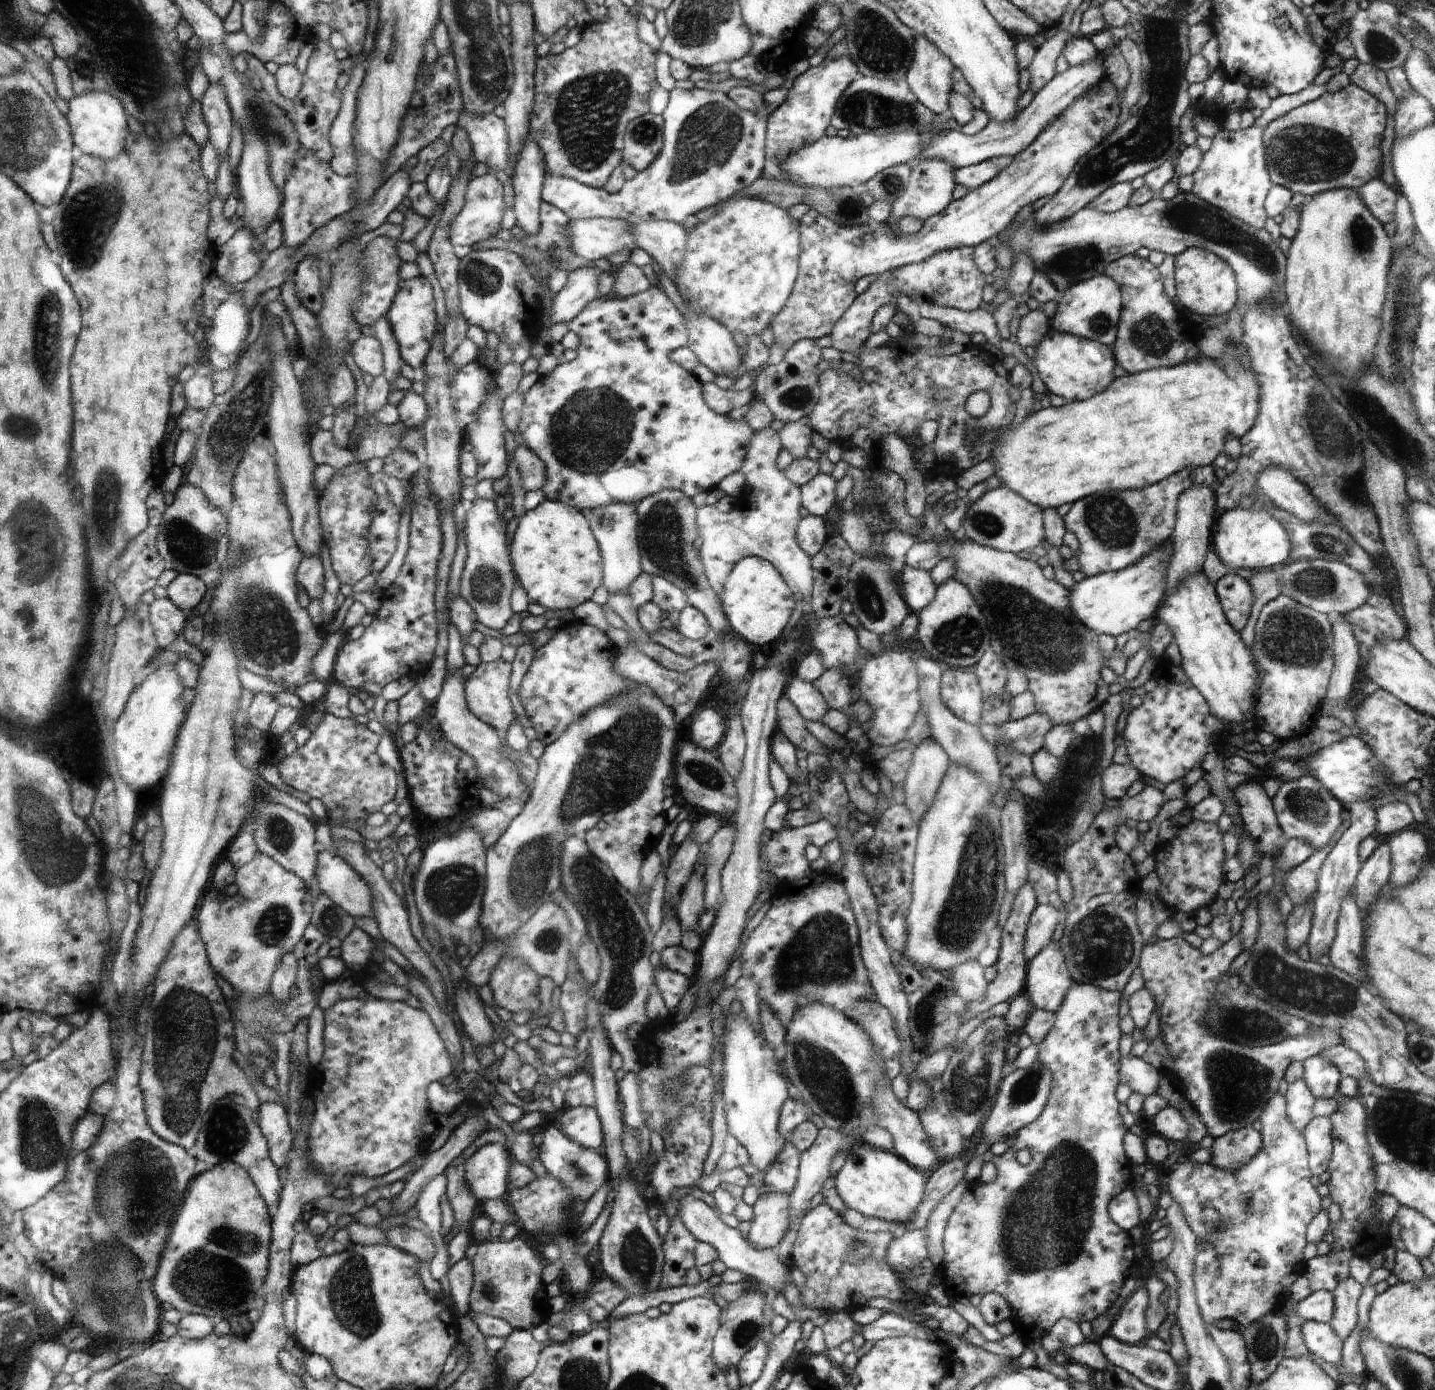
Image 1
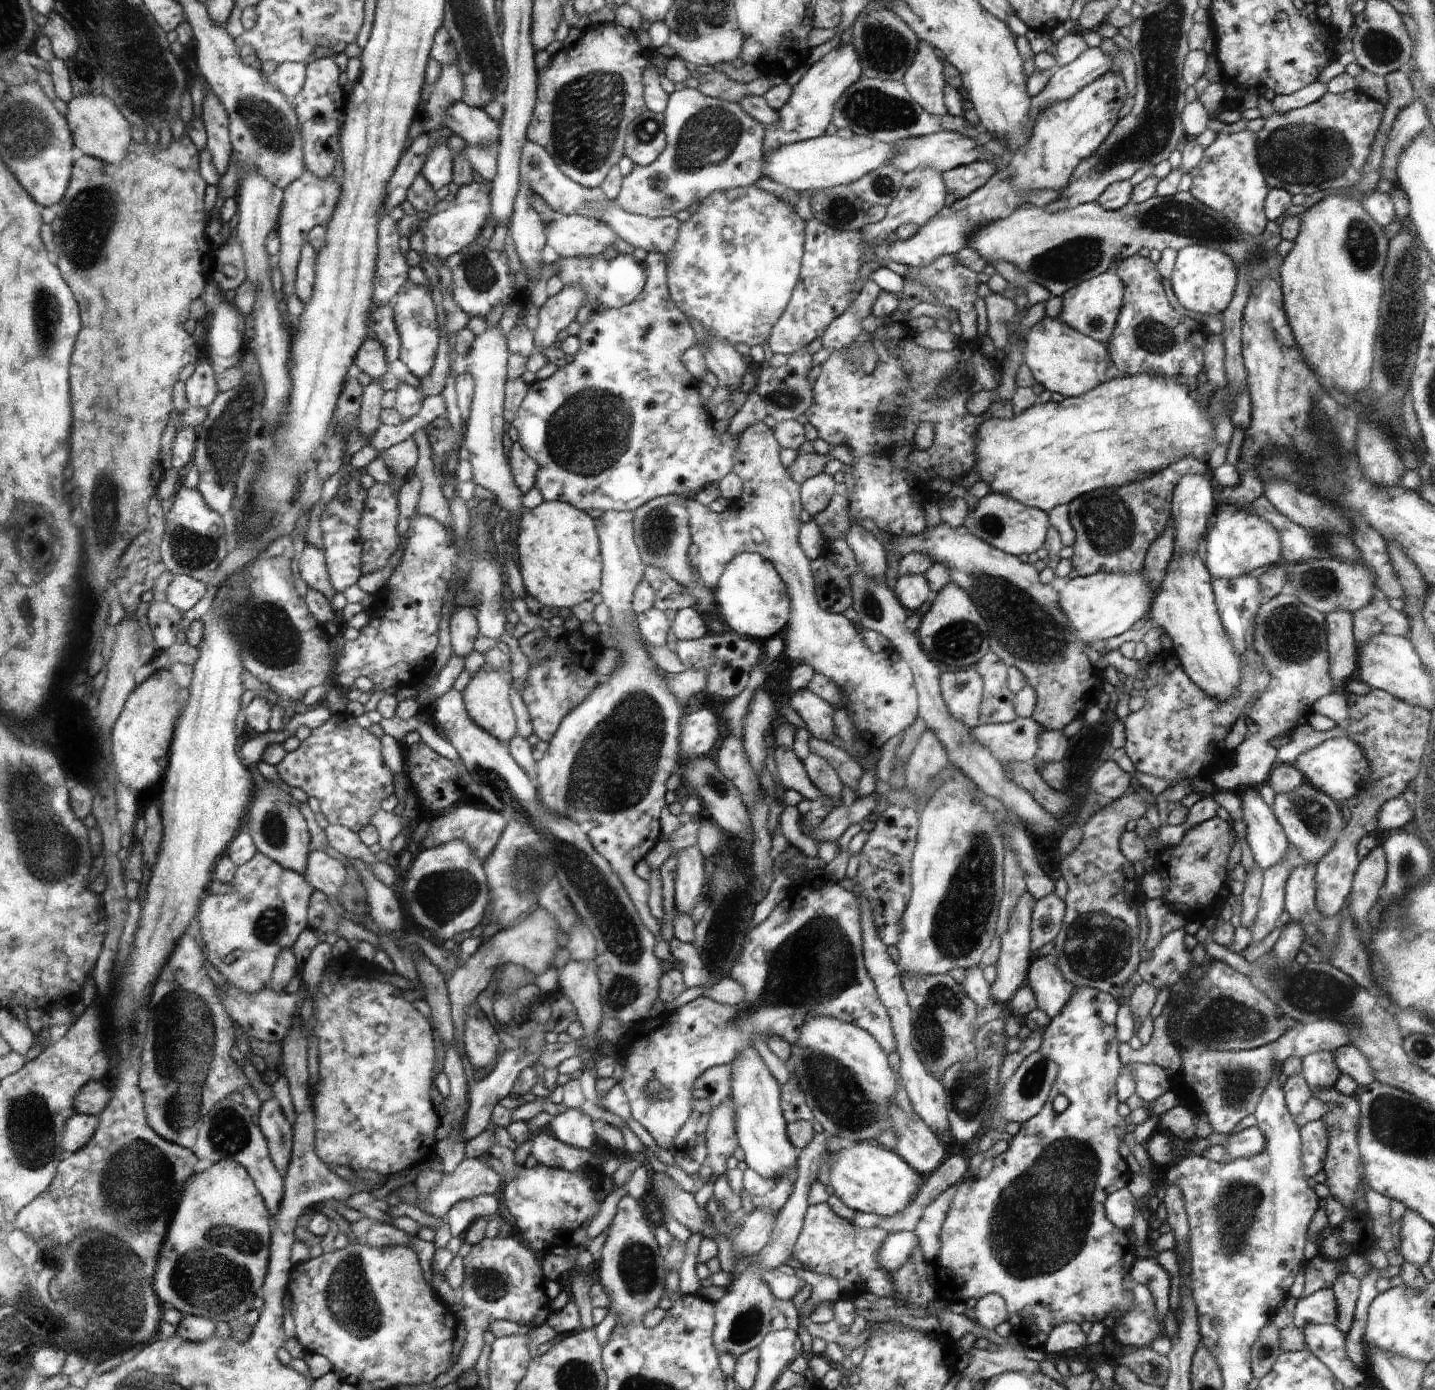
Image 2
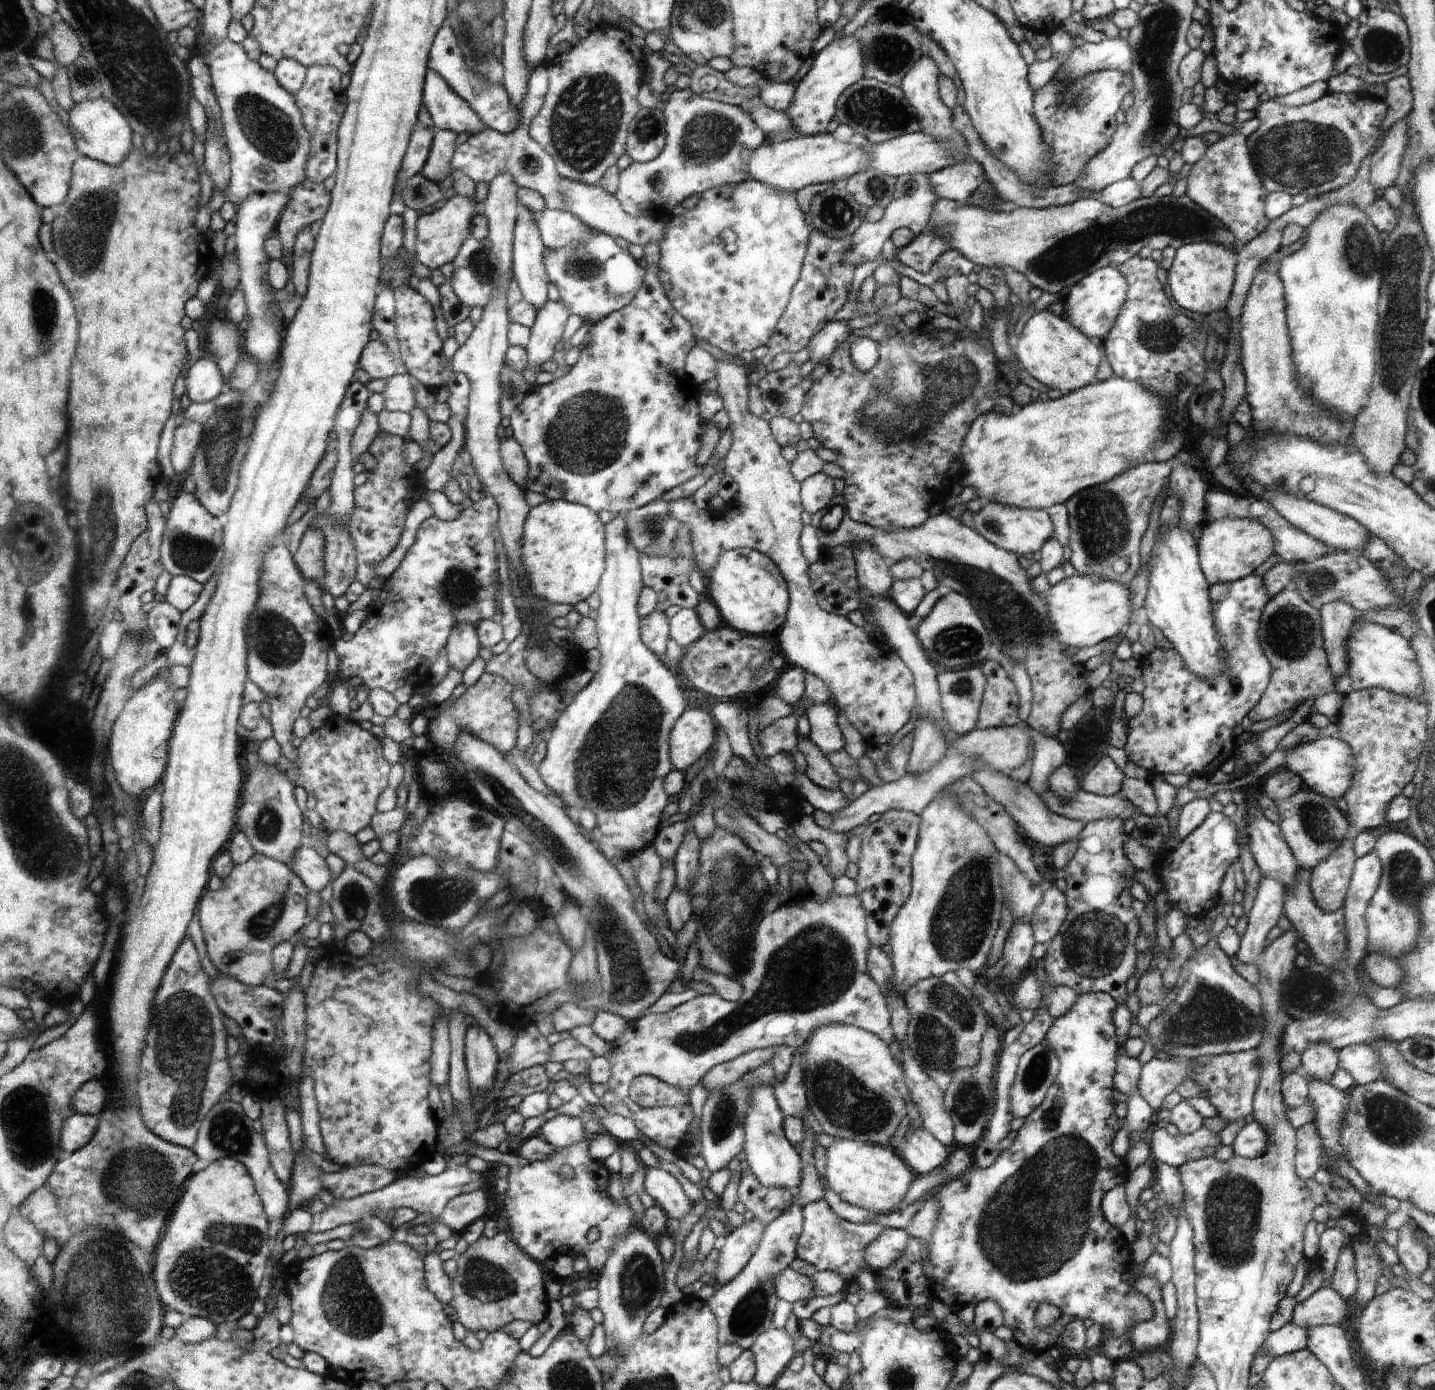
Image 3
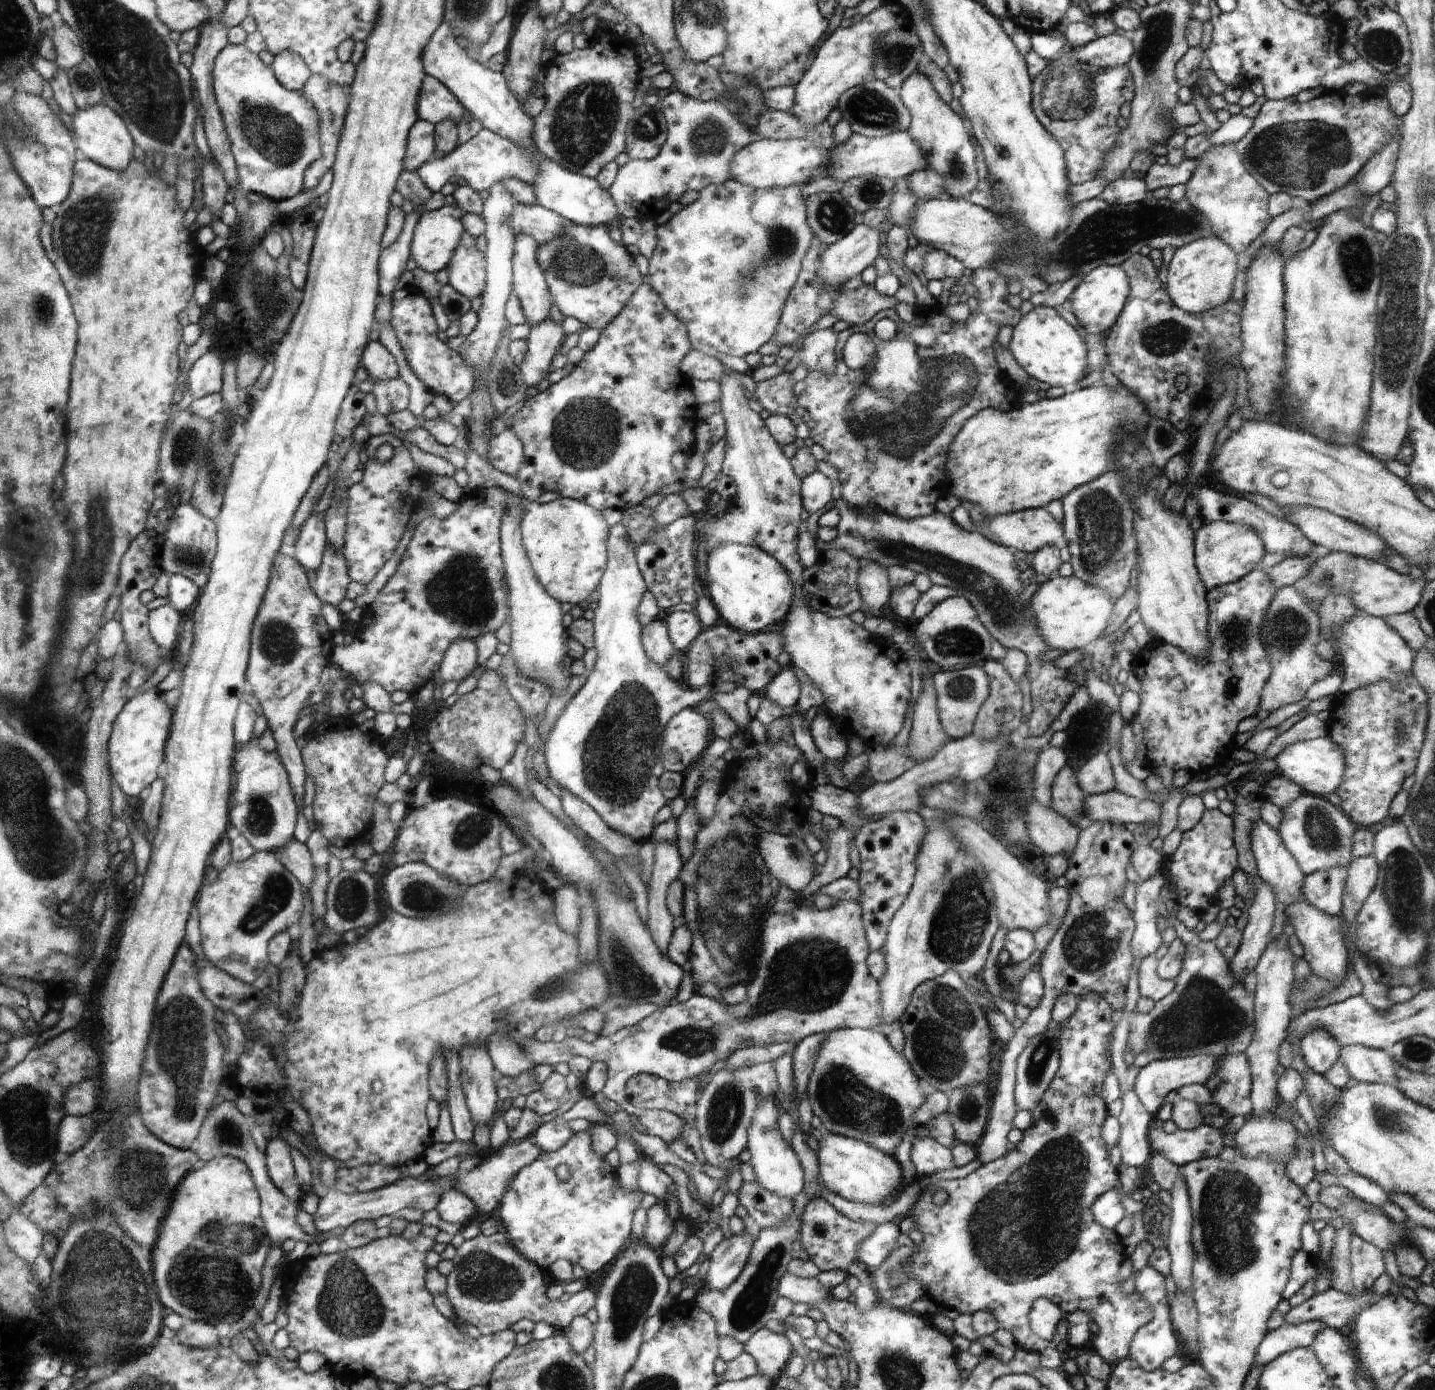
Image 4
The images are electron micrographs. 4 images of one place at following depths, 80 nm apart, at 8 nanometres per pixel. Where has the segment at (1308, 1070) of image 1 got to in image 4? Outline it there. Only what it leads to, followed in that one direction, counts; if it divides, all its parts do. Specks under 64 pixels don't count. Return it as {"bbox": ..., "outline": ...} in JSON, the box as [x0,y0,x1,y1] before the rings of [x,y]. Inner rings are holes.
{"bbox":[1299,1029,1341,1075],"outline":[[[1316,1029],[1299,1043],[1304,1062],[1318,1074],[1324,1075],[1339,1060],[1341,1046],[1327,1030]]]}

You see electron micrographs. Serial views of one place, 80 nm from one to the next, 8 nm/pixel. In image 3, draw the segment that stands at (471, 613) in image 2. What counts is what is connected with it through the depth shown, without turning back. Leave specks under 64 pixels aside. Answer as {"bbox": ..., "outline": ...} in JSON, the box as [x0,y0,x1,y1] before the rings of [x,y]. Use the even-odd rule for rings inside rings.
{"bbox":[446,622,481,671],"outline":[[[459,622],[456,625],[446,644],[449,666],[454,666],[460,671],[478,656],[481,648],[477,635],[477,626],[471,622]]]}

